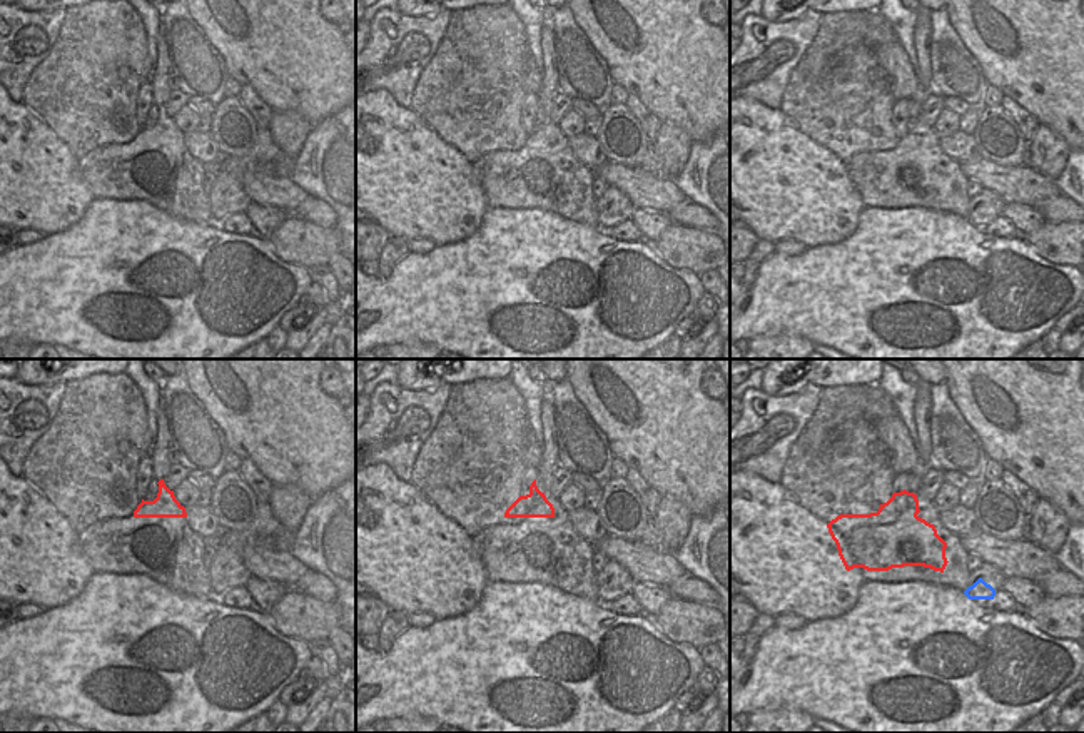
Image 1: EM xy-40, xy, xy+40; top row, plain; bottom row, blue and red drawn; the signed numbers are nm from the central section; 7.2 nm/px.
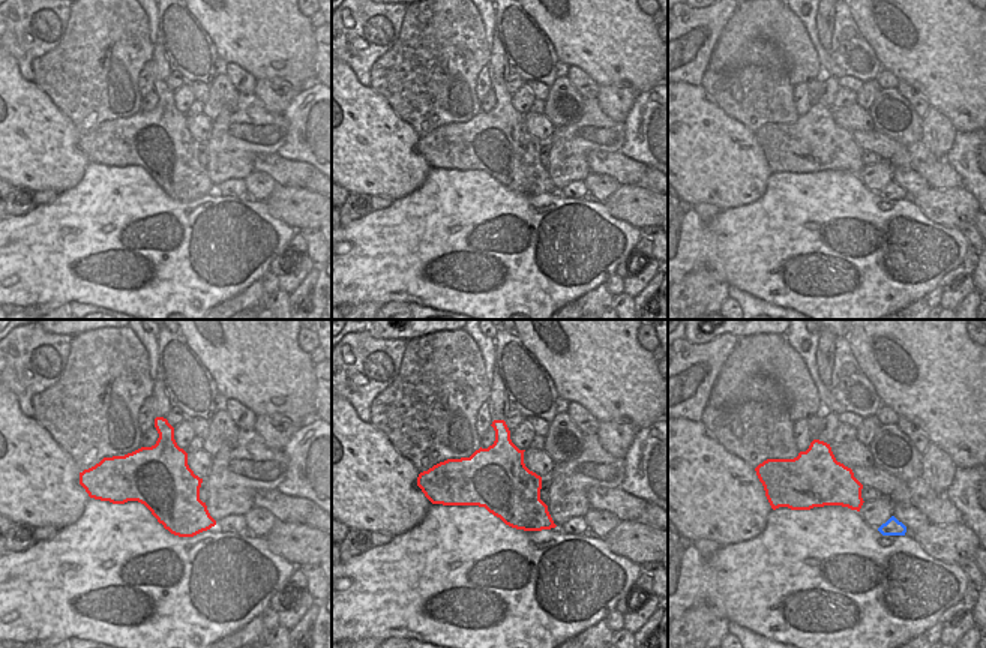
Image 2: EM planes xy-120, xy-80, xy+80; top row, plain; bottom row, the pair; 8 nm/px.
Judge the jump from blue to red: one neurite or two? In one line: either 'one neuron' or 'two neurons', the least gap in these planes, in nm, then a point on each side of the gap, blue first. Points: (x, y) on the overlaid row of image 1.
two neurons; 220 nm apart; from blue across xy+40 (964, 591), (942, 571)

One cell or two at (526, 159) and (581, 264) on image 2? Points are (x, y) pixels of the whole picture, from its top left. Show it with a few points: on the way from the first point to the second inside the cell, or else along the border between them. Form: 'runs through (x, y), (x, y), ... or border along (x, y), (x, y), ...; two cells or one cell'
border along (509, 189), (518, 194), (550, 194), (556, 191); two cells

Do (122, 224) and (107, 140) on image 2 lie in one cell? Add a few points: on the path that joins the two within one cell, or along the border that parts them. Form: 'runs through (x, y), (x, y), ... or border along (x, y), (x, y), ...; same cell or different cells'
border along (90, 161), (113, 167), (140, 165), (146, 171); different cells

